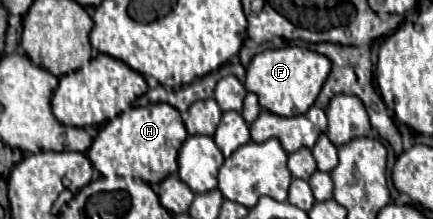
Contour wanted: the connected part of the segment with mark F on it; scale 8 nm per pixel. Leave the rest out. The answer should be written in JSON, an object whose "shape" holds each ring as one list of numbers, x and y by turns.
{"shape":[[284,47,284,49,268,49,250,61,246,69,246,81,244,87,258,97,258,103,262,109,282,115,282,117,294,117,304,115,316,101,332,63,310,49,304,47]]}

